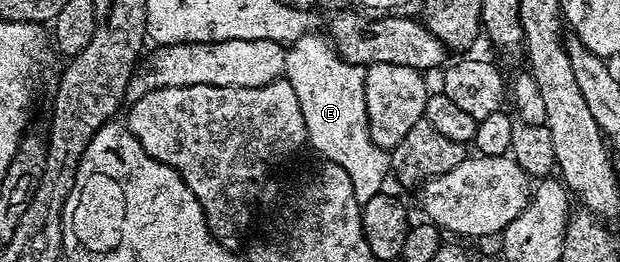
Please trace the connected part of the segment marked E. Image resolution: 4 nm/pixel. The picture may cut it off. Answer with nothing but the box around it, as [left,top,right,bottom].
[284,35,392,205]

